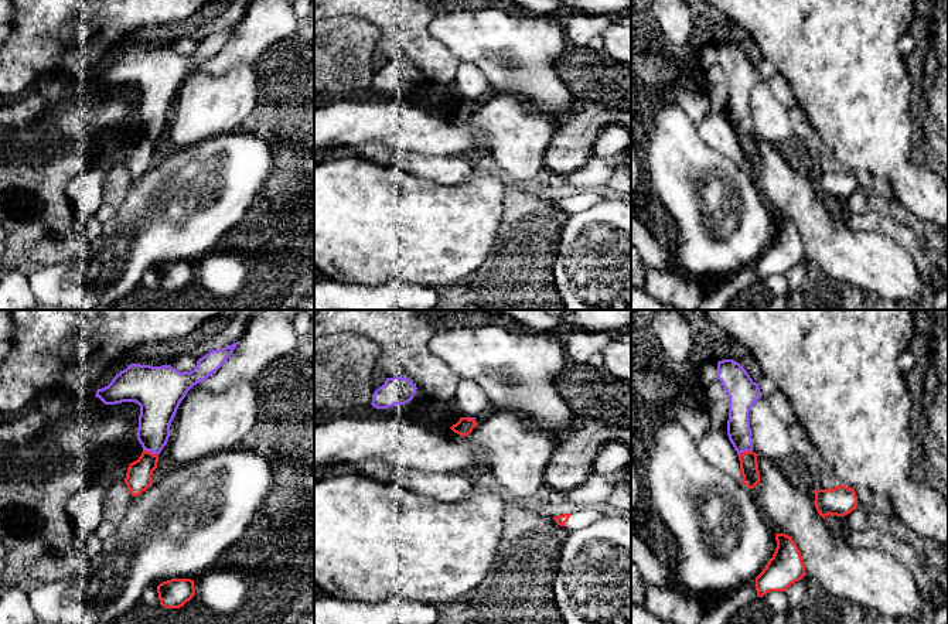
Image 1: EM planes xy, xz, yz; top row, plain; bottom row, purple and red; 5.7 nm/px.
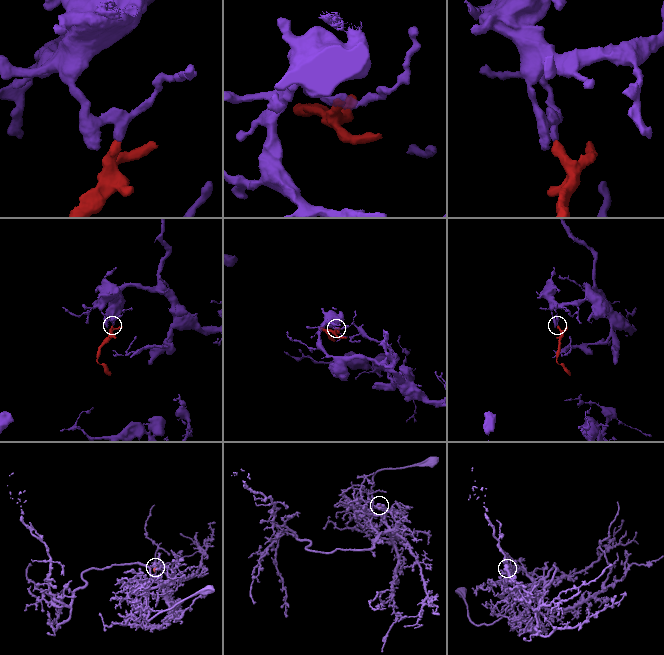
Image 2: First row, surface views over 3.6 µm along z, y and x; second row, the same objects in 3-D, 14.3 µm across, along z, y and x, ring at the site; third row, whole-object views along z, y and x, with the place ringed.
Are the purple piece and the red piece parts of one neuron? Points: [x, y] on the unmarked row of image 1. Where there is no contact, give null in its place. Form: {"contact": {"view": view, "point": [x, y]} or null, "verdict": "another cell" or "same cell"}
{"contact": {"view": "xy", "point": [150, 135]}, "verdict": "another cell"}

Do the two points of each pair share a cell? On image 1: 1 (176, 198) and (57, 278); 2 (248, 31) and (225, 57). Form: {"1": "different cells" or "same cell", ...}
{"1": "same cell", "2": "same cell"}

